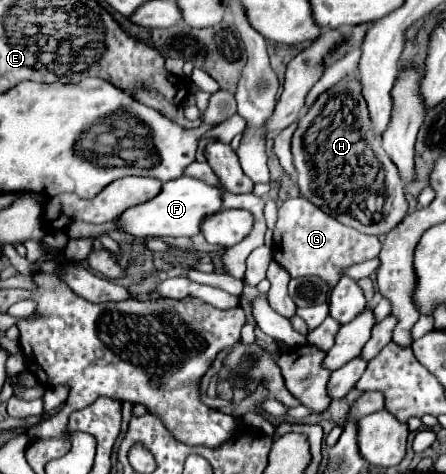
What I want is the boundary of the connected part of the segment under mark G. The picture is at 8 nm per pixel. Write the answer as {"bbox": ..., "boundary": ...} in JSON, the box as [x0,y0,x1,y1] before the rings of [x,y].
{"bbox":[273,197,381,285],"boundary":[[[305,197],[287,199],[279,207],[279,219],[273,229],[273,259],[291,275],[291,279],[305,275],[319,275],[329,285],[335,285],[341,271],[353,263],[369,261],[381,251],[379,237],[365,235],[353,227],[337,223],[331,215],[325,215],[317,205]]]}

